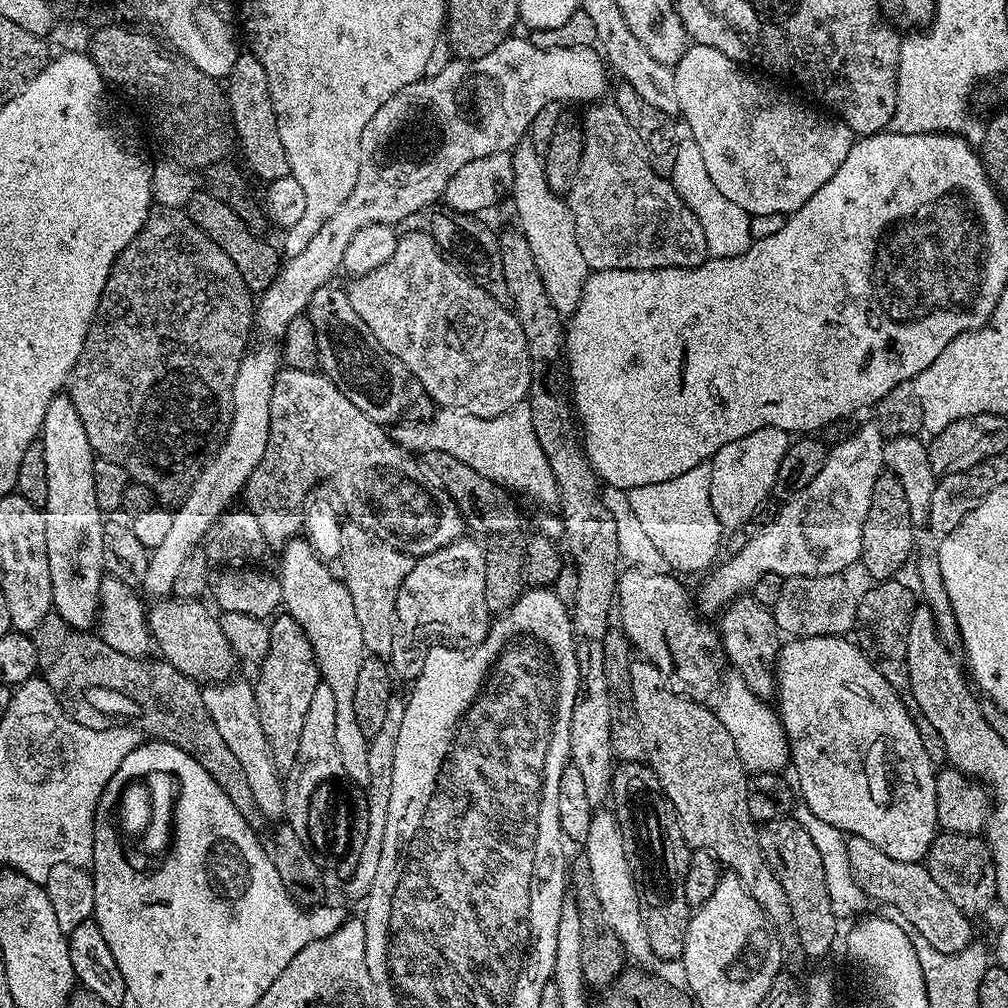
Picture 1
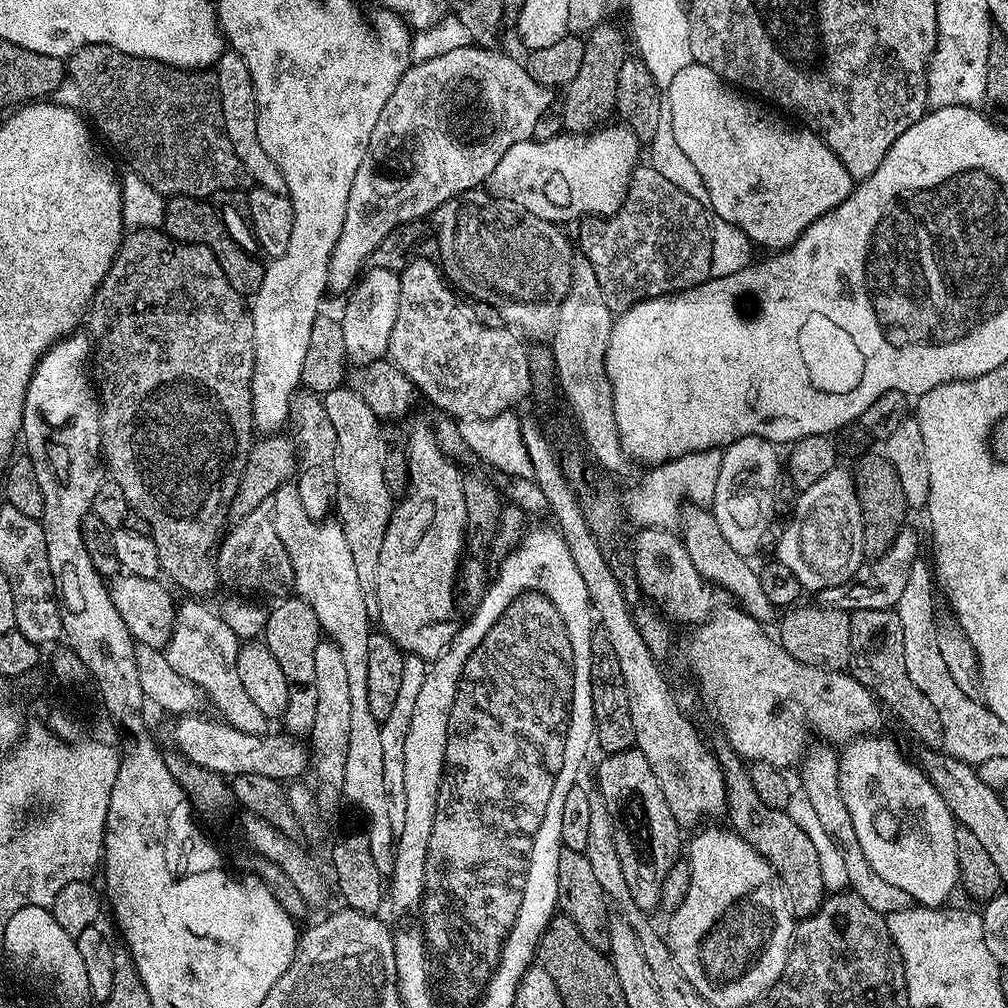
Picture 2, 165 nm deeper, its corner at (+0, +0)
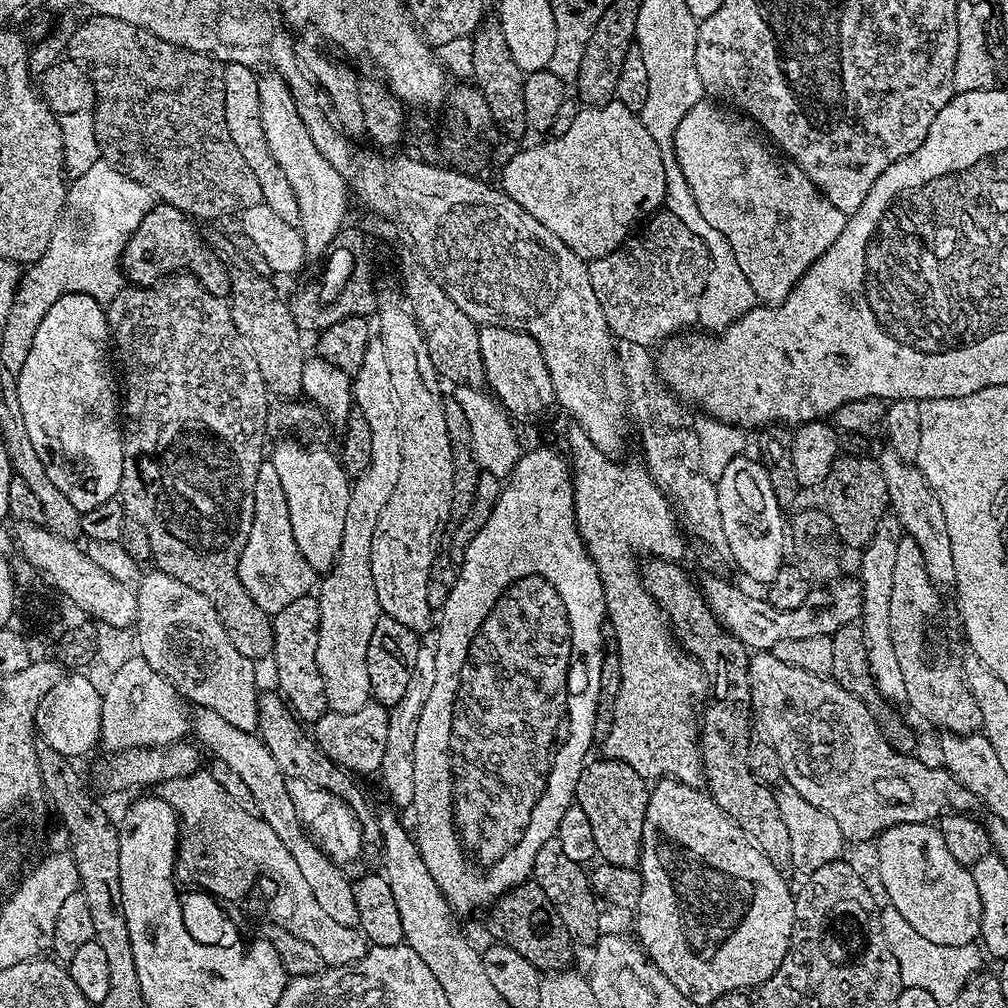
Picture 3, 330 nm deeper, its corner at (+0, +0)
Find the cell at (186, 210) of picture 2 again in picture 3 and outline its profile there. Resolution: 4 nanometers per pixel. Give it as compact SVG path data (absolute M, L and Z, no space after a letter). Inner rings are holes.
M156 202L150 211L139 223L138 228L134 230L132 236L126 242L122 268L126 273L127 279L136 286L147 286L155 284L157 280L173 275L181 270L187 270L191 275L197 276L201 284L210 292L224 294L230 288L230 272L220 265L220 260L212 252L204 249L204 244L200 241L200 236L196 233L197 225L189 217L184 215L182 210L178 210L173 204Z

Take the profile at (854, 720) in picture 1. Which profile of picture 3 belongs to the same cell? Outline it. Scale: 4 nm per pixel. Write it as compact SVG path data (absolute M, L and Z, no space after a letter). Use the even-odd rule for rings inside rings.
M899 824L893 828L888 828L881 832L878 839L875 841L876 860L880 863L880 884L884 887L884 892L888 895L887 903L894 907L898 914L902 916L910 926L914 926L914 930L918 934L922 934L922 938L926 938L926 942L938 942L938 946L946 946L947 948L963 948L969 947L968 943L974 941L980 934L980 919L982 918L982 902L978 894L978 886L974 886L974 878L971 871L965 865L960 864L954 858L954 854L950 854L950 850L946 850L946 842L942 838L939 827L932 824Z

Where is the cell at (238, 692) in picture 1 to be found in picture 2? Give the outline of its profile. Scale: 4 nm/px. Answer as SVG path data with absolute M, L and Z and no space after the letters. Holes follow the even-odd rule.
M192 602L196 604L180 604L179 607L177 607L176 610L176 621L172 624L172 637L168 640L168 646L166 649L166 655L168 657L168 661L170 662L170 666L174 670L178 670L178 674L182 674L190 683L195 684L197 688L200 689L201 693L205 697L209 696L210 699L212 699L212 704L214 707L217 708L218 711L221 712L223 723L229 724L230 726L234 726L238 730L242 730L246 734L254 734L255 736L267 733L269 731L268 726L270 726L270 720L265 717L260 710L258 710L258 707L254 706L254 703L250 702L249 695L246 694L245 690L242 688L241 679L238 678L238 666L236 663L238 662L238 654L240 652L240 648L242 645L241 637L238 637L234 634L234 630L230 630L230 626L226 626L226 622L222 622L222 618L219 614L217 614L215 611L212 612L210 609L207 608L206 605L204 605L204 602Z

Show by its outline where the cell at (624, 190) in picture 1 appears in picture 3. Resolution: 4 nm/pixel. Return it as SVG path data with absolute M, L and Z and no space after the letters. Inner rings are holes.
M666 210L657 211L643 227L628 237L626 246L591 261L588 273L590 286L594 286L594 294L598 294L598 306L602 306L602 314L606 314L606 322L613 337L617 341L638 342L652 348L697 323L698 302L702 298L702 290L706 290L706 278L712 263L702 238L698 238L694 230L688 230L681 220L674 218L674 214Z

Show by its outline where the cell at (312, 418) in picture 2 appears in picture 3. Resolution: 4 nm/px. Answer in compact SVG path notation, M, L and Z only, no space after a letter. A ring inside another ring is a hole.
M247 270L233 271L230 276L230 291L226 296L226 303L230 312L230 318L238 330L238 334L246 342L254 362L258 362L258 374L262 374L262 382L268 388L269 393L276 398L296 398L302 393L302 374L300 367L304 365L306 353L302 333L292 321L289 305L276 293L273 281L267 276L259 276Z

